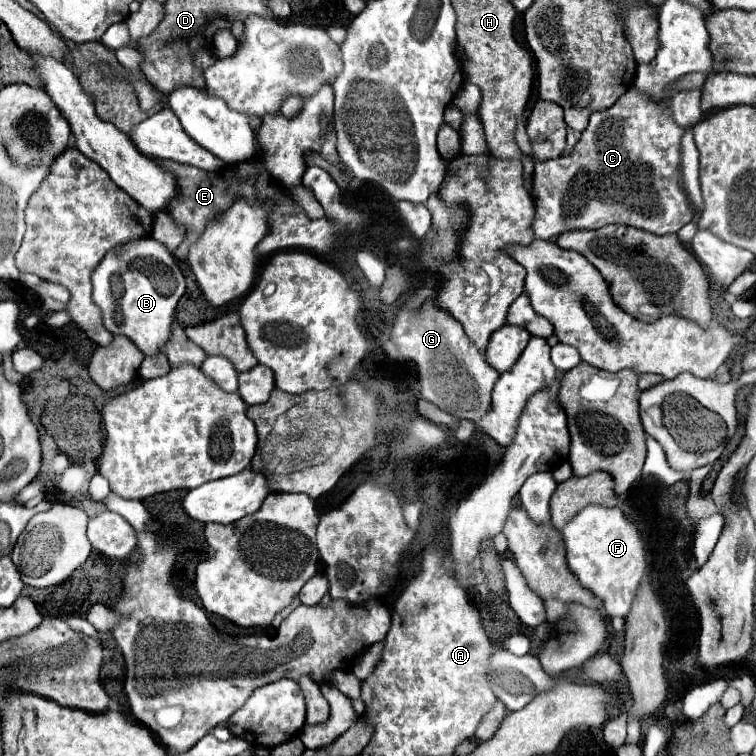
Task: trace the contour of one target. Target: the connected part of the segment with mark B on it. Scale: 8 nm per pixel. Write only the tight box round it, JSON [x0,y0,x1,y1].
[93,236,185,356]

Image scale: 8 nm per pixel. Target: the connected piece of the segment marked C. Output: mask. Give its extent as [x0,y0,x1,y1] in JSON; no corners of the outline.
[517,88,693,240]

